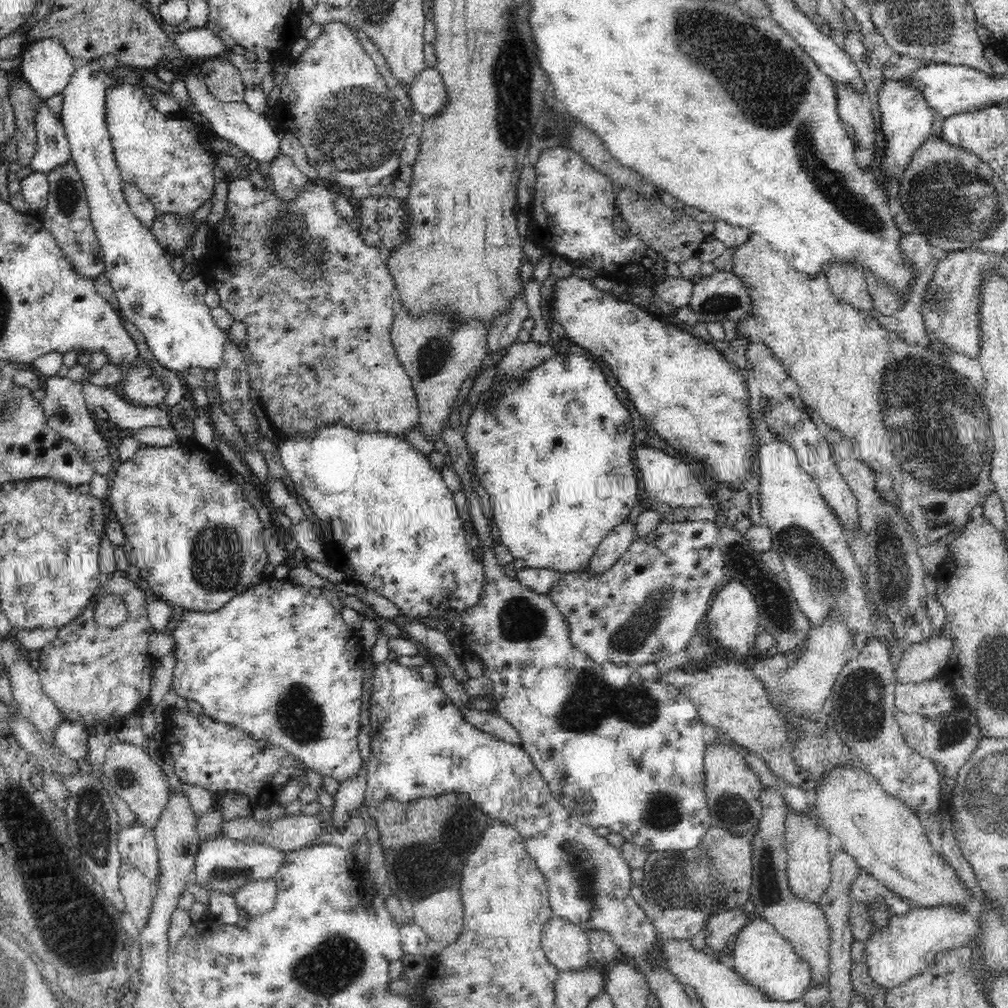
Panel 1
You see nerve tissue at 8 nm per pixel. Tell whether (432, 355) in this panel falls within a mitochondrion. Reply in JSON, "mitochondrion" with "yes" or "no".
{"mitochondrion":"yes"}

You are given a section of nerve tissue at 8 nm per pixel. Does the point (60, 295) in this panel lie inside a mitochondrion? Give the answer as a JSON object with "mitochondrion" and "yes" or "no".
{"mitochondrion":"no"}

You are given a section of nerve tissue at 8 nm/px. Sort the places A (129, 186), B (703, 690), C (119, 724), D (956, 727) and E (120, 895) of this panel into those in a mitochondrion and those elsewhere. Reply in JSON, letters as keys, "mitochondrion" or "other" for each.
{"A":"other","B":"other","C":"other","D":"mitochondrion","E":"other"}

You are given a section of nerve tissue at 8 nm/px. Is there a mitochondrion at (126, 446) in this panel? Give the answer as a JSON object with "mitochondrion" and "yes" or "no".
{"mitochondrion":"no"}

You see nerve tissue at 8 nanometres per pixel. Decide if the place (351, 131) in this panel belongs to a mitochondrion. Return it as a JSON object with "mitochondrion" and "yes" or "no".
{"mitochondrion":"yes"}

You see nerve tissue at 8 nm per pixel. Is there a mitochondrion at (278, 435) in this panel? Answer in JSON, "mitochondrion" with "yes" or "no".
{"mitochondrion":"no"}

